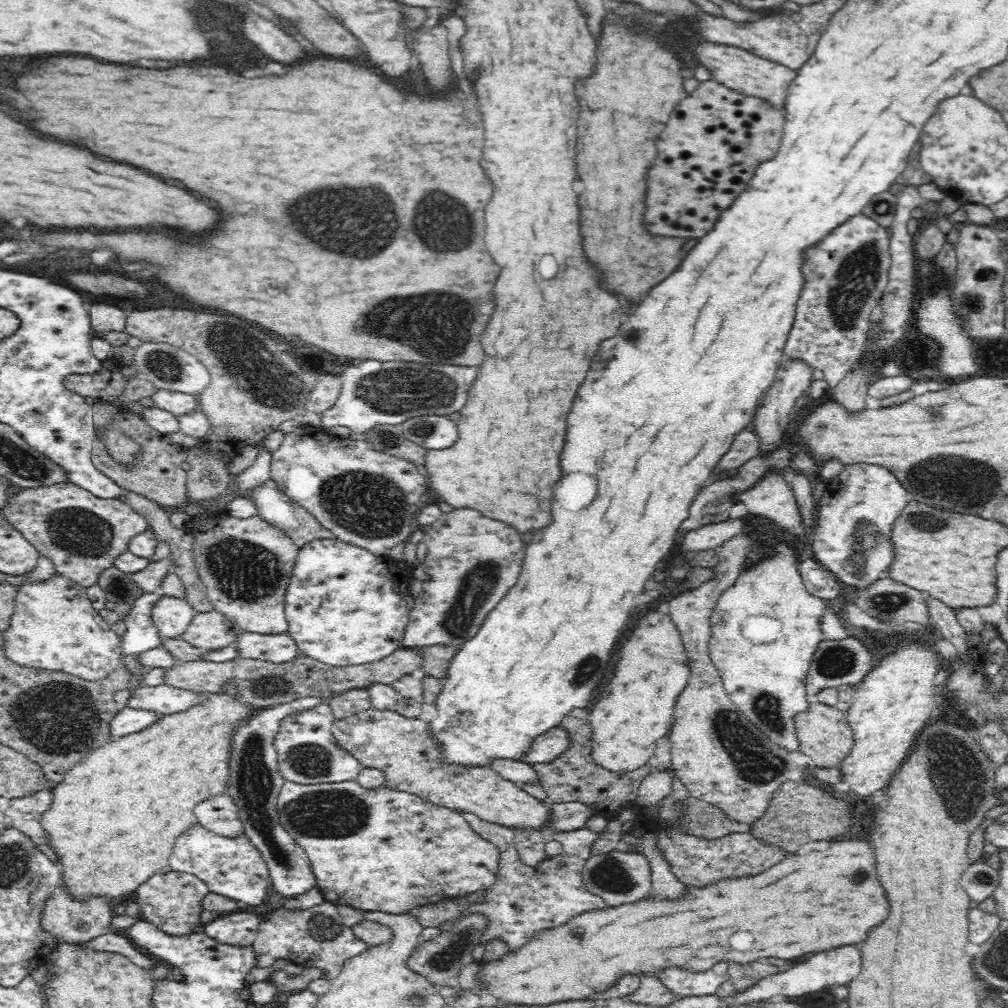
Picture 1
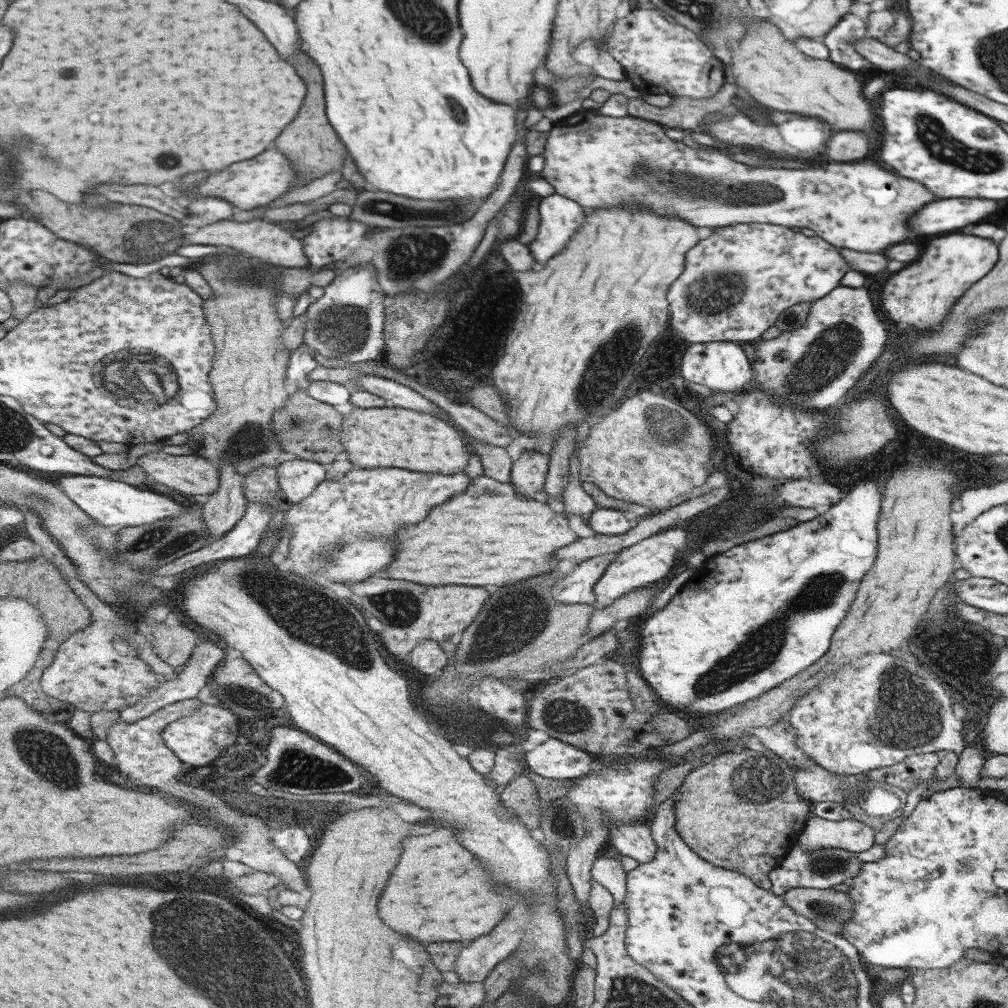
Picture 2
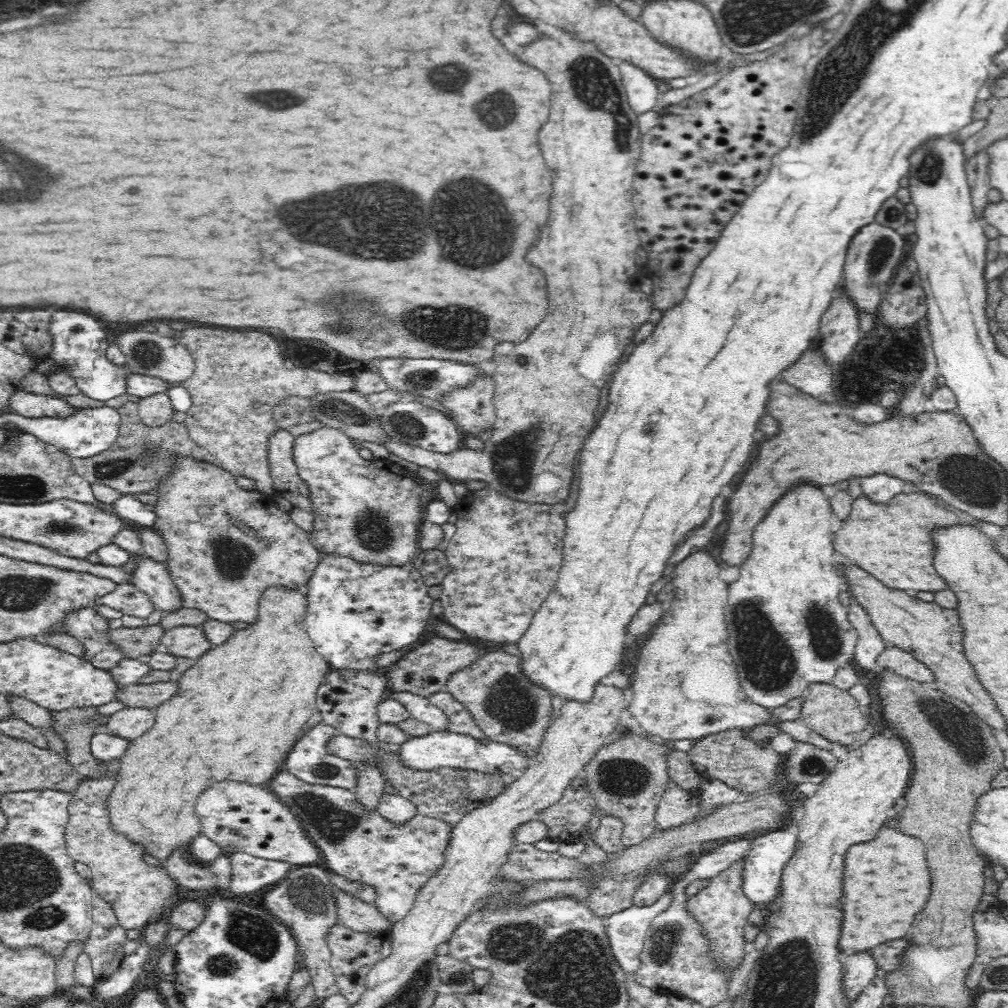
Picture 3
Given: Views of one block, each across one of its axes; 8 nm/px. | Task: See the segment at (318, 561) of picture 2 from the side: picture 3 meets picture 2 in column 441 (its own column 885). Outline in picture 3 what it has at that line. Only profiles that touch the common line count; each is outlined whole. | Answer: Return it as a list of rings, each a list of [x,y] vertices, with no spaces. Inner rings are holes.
[[[885,474],[864,477],[860,480],[859,486],[864,488],[868,498],[874,502],[888,502],[898,492],[920,492],[918,486],[912,485],[911,482],[904,482]]]

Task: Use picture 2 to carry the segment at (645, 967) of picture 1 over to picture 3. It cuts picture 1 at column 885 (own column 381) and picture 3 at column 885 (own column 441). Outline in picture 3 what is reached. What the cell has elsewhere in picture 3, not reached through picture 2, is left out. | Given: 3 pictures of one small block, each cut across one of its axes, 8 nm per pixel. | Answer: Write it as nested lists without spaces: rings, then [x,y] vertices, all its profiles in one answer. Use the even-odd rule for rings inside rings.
[[[882,828],[876,840],[852,846],[846,864],[846,922],[840,940],[842,950],[868,950],[886,940],[898,940],[910,934],[910,922],[914,922],[914,914],[926,906],[926,894],[930,894],[930,870],[926,870],[926,852],[922,840],[892,828]]]

